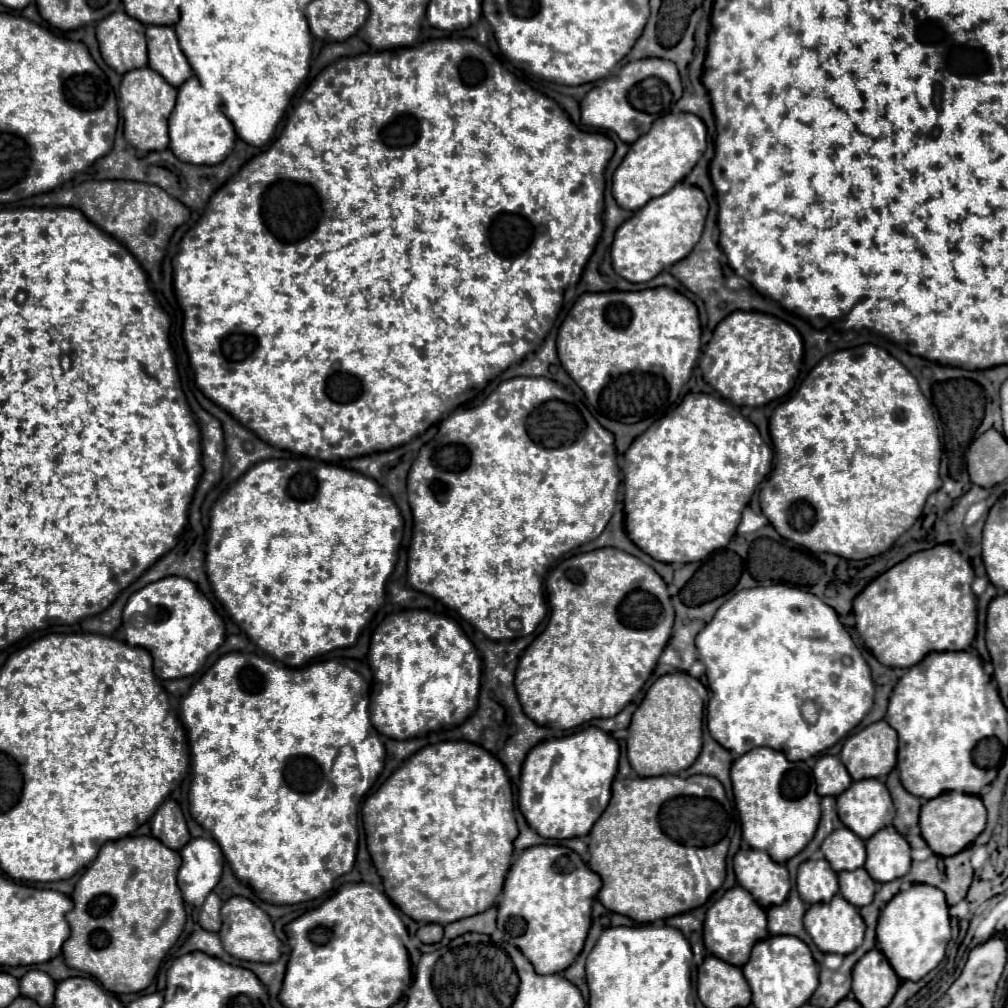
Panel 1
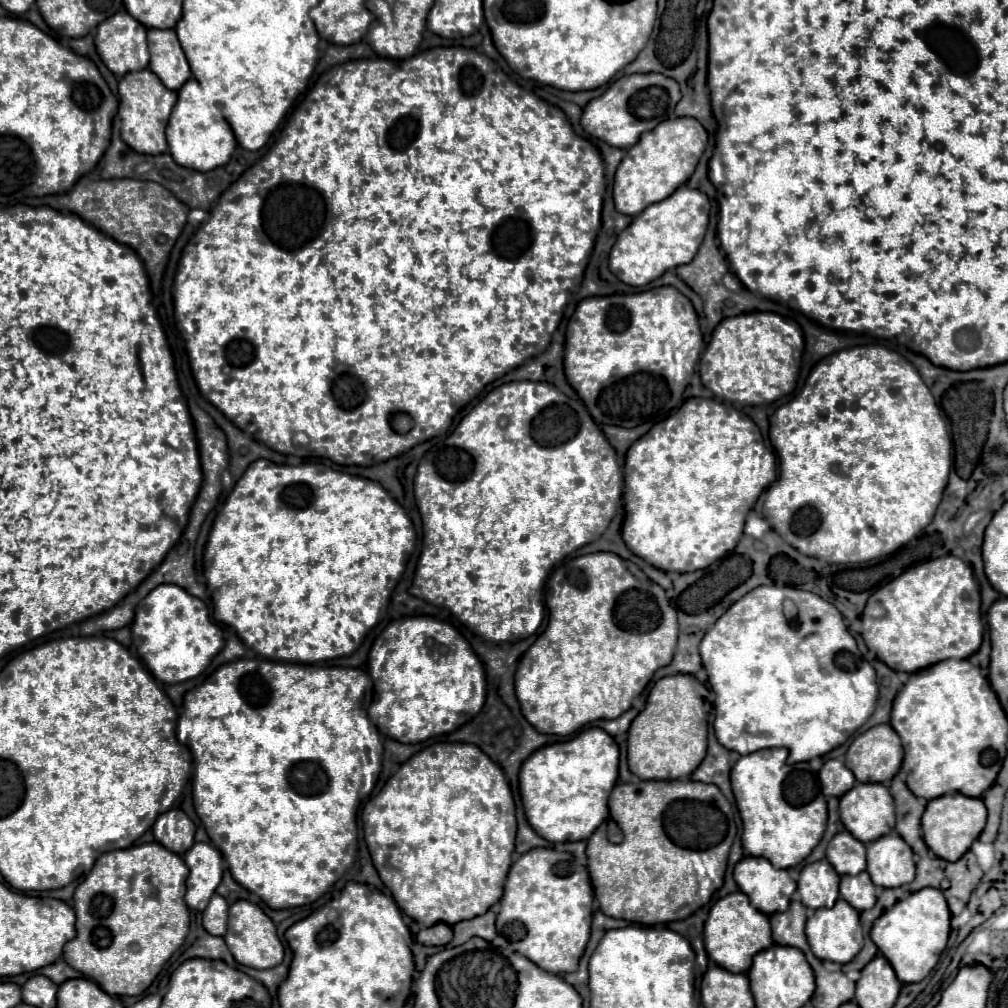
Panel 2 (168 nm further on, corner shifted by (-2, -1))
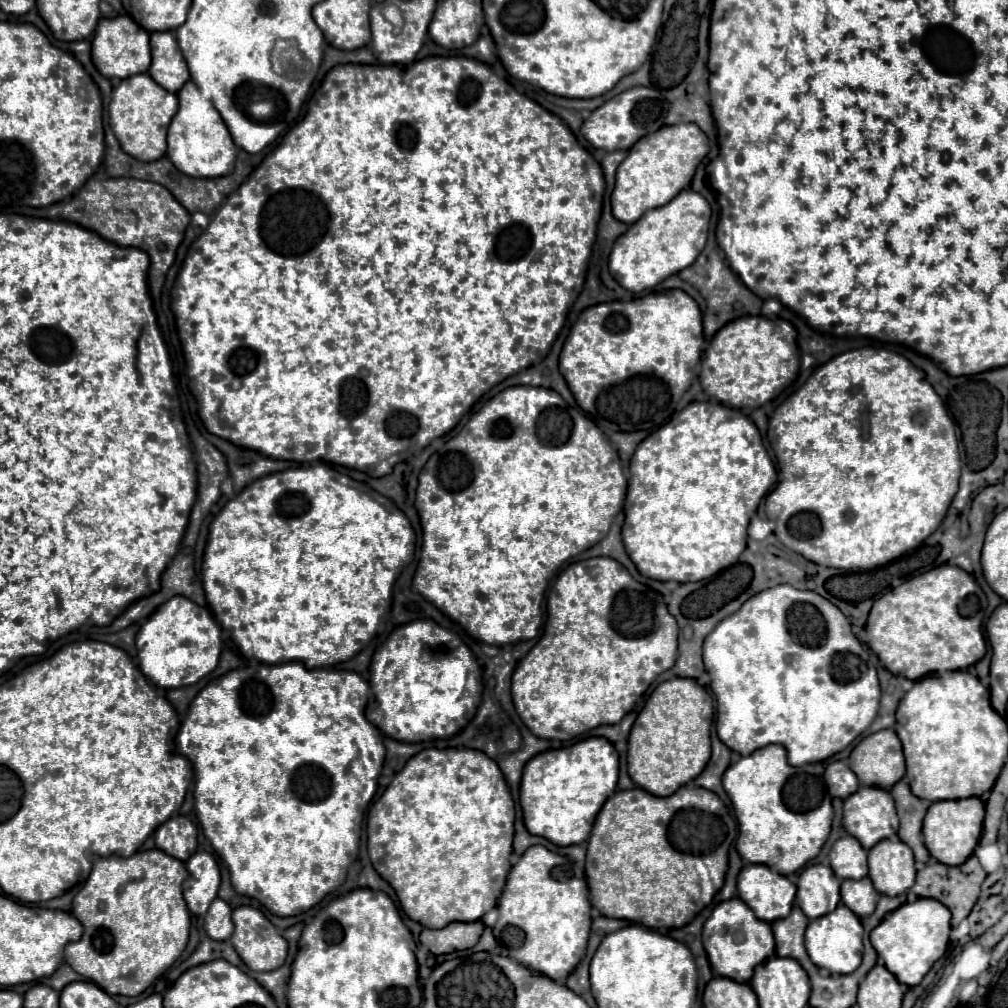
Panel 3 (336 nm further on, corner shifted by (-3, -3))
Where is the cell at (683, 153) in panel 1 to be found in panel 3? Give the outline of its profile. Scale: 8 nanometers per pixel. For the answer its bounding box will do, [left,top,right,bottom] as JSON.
[611,124,707,224]

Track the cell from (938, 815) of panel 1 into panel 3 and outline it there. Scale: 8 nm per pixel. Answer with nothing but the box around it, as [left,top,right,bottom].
[923,798,985,866]

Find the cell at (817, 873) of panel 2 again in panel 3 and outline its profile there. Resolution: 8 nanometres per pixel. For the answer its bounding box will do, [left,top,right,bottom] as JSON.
[797,864,839,918]

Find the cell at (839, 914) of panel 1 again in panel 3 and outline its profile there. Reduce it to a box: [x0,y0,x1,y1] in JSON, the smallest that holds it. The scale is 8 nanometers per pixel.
[805,904,863,974]

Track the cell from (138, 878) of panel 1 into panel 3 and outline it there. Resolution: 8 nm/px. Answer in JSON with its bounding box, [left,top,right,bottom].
[65,850,191,996]

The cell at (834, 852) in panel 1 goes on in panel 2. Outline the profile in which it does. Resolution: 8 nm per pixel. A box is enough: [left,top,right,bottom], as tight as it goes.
[826,830,866,876]

